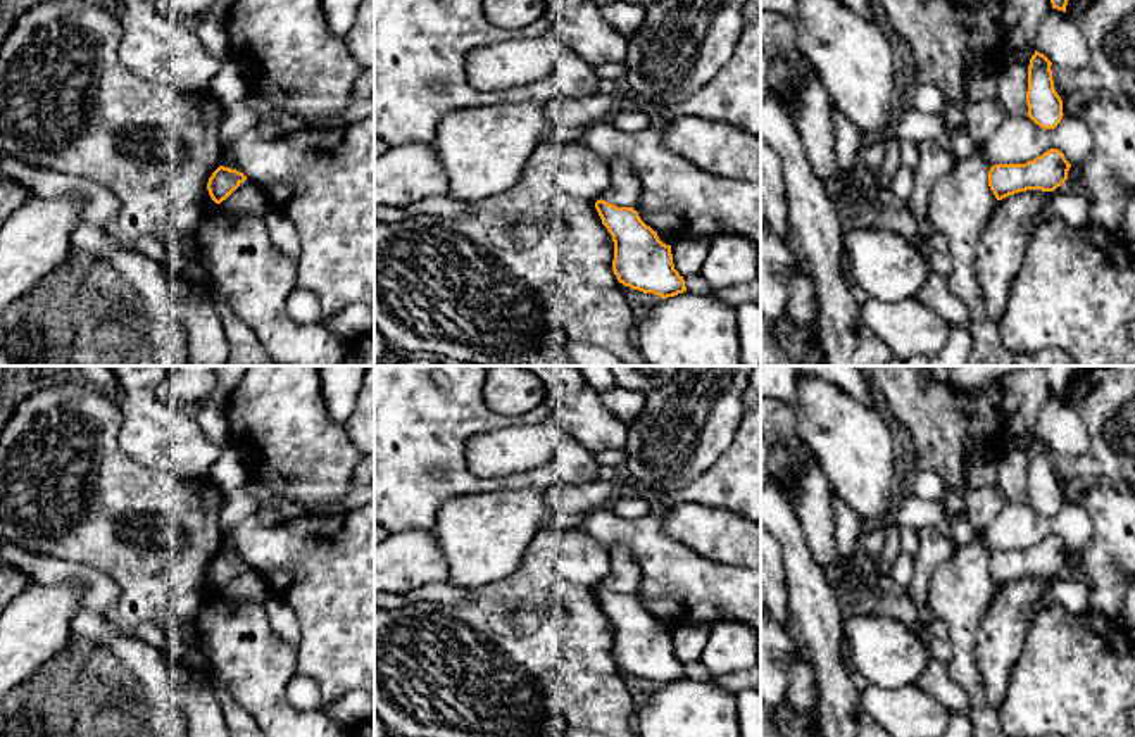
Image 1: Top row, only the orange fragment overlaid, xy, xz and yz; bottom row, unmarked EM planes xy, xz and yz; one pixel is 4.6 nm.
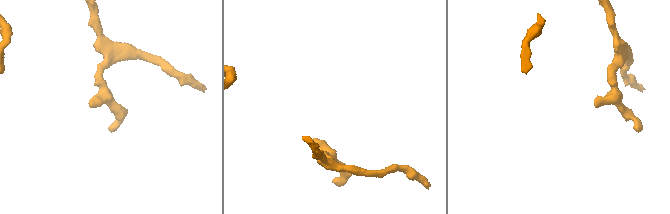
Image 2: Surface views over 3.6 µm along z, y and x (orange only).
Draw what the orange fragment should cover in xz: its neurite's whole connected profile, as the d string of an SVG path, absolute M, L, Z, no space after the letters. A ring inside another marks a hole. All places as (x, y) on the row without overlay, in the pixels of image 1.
M597 587L595 595L614 628L612 658L619 670L662 685L687 678L674 656L671 632L659 627L633 594Z

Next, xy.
M219 552L212 563L209 564L207 576L210 585L216 590L221 590L226 587L243 568L247 563L236 556L229 556L224 552Z

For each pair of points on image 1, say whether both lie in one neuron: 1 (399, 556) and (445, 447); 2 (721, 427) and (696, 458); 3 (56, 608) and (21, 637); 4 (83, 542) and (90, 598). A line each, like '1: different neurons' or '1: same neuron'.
1: different neurons
2: same neuron
3: same neuron
4: different neurons

